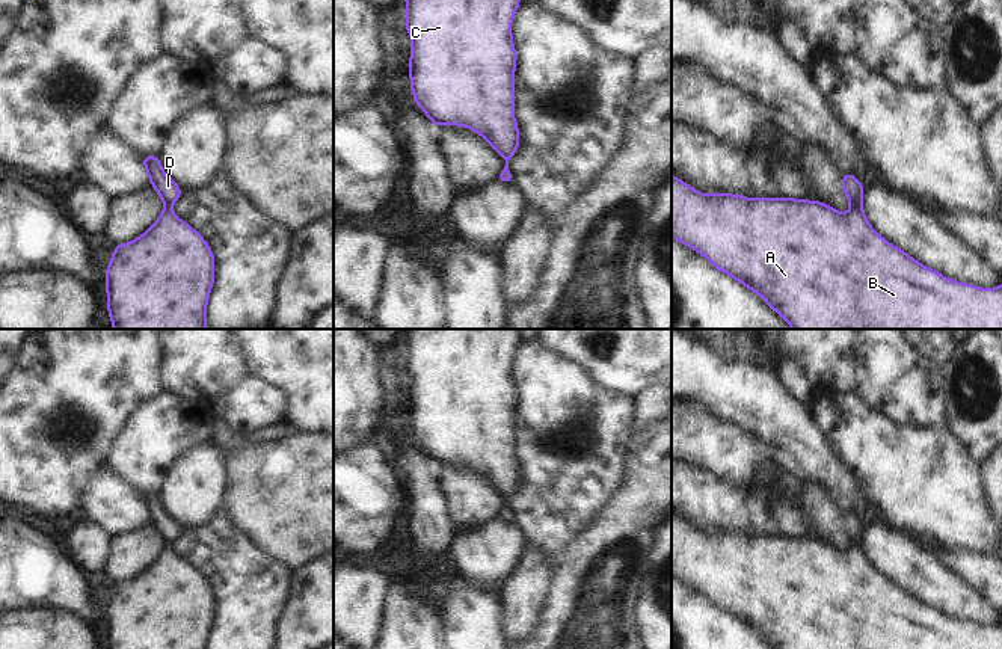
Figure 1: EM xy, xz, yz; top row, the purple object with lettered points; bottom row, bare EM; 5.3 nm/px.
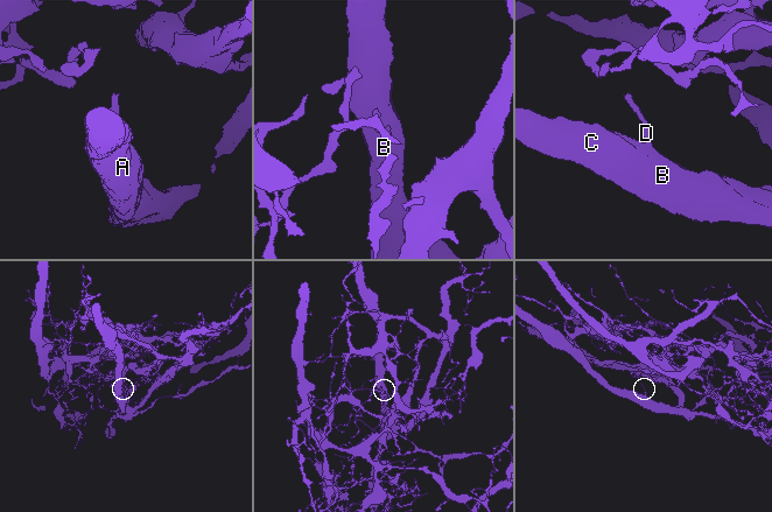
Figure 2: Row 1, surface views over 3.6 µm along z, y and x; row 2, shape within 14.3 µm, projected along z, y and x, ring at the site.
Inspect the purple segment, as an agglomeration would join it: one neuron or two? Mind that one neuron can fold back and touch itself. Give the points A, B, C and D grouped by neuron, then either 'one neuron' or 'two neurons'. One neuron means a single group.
groups A B C D; one neuron

